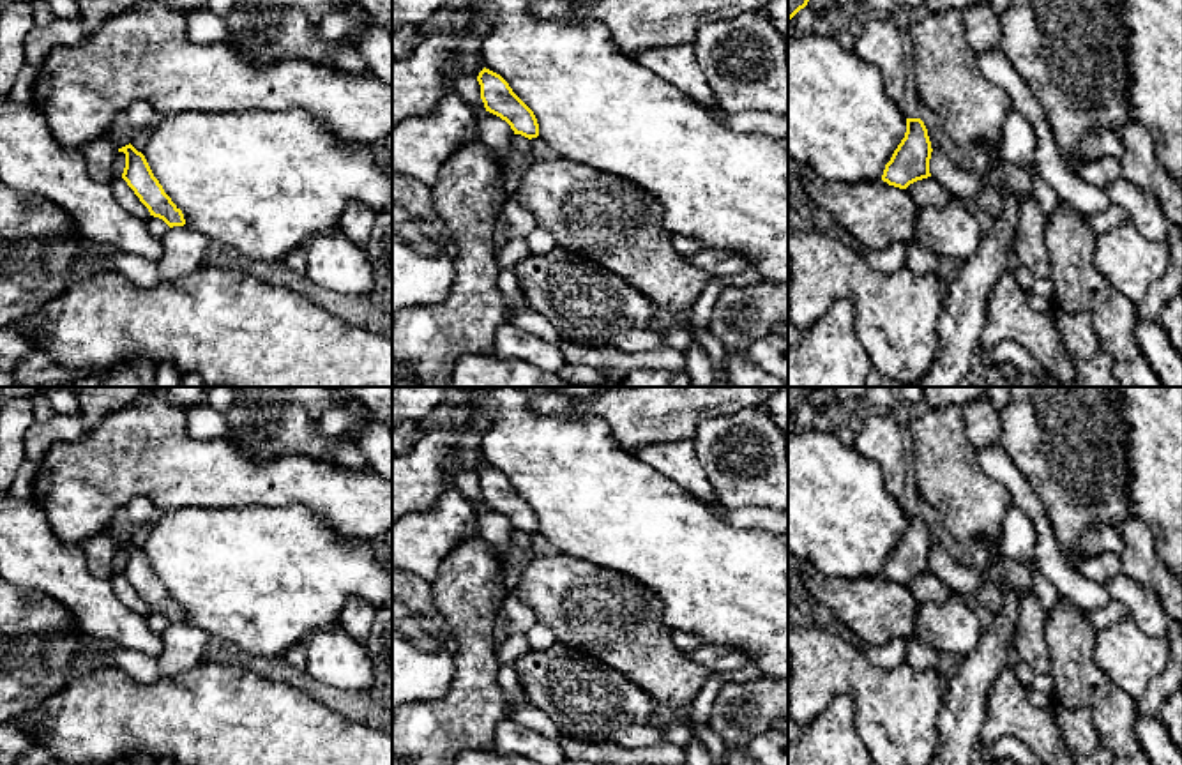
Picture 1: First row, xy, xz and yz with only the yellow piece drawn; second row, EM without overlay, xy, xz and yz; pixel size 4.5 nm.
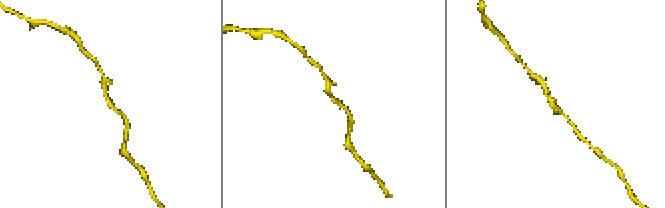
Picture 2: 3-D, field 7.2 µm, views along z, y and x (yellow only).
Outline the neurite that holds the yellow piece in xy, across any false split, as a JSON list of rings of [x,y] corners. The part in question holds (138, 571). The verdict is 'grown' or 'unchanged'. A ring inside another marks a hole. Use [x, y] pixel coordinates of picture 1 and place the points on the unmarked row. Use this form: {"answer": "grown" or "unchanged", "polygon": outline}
{"answer": "unchanged", "polygon": [[[131,539],[118,544],[118,548],[125,549],[122,574],[148,604],[150,611],[163,615],[170,624],[184,622],[186,615],[182,606],[164,588],[163,581],[154,572],[145,551]]]}

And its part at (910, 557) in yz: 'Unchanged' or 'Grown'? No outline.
Unchanged

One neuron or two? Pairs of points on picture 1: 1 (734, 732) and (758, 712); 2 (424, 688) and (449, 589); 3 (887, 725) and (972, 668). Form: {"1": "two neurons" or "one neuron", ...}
{"1": "one neuron", "2": "two neurons", "3": "two neurons"}

